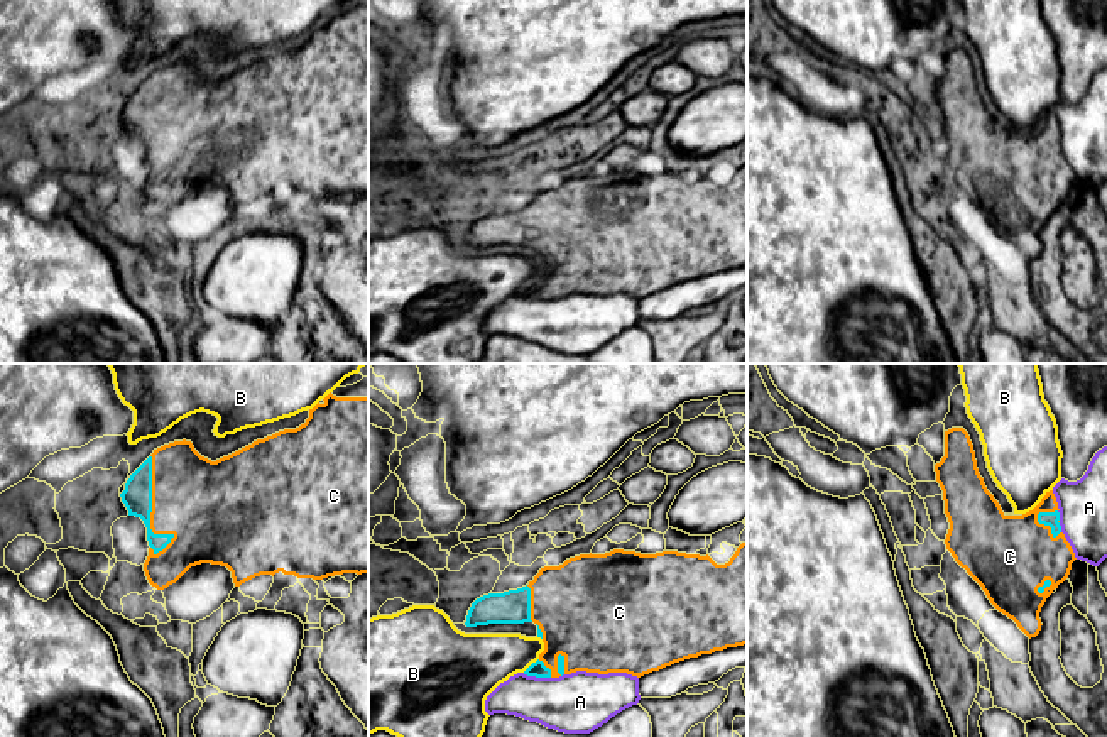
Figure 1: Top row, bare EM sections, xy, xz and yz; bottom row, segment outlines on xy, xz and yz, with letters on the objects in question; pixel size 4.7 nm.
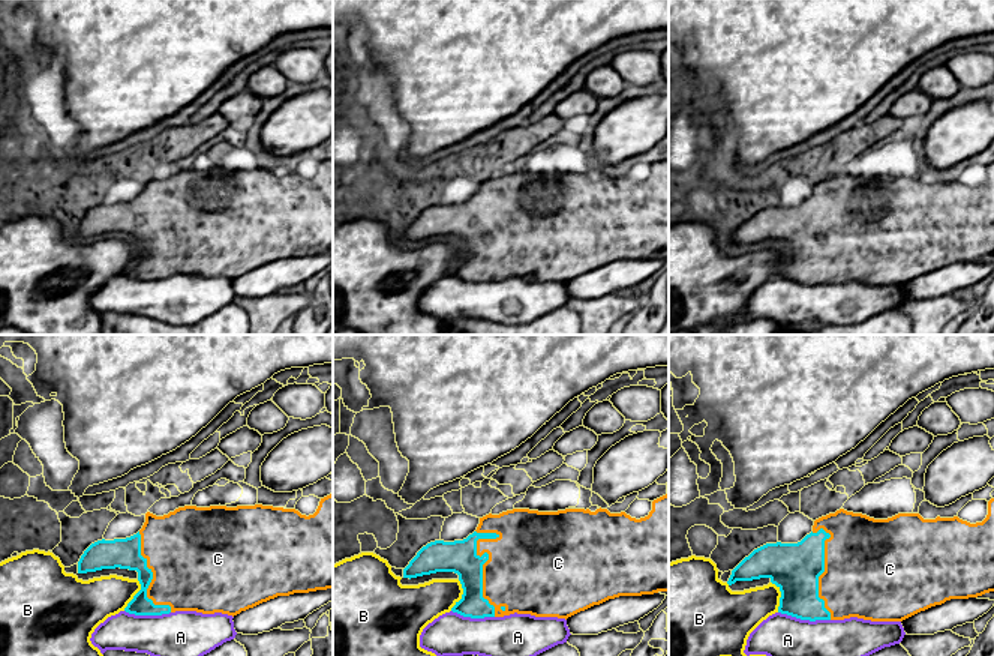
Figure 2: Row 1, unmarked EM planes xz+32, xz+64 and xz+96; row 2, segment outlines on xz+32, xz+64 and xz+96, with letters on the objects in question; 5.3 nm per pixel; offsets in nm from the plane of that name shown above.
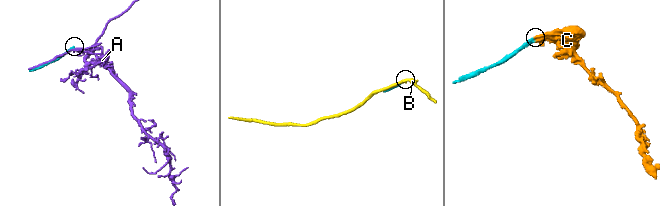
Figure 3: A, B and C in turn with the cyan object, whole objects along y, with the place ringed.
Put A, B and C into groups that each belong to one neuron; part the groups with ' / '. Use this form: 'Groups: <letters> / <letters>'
Groups: A / B / C

